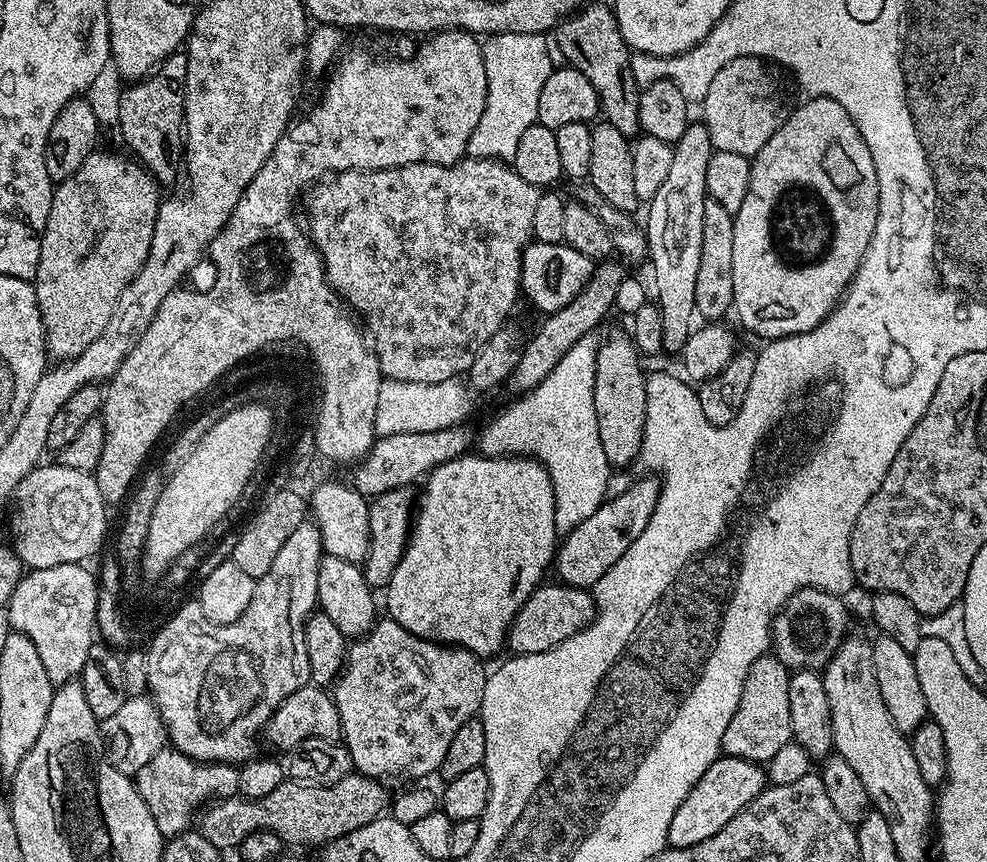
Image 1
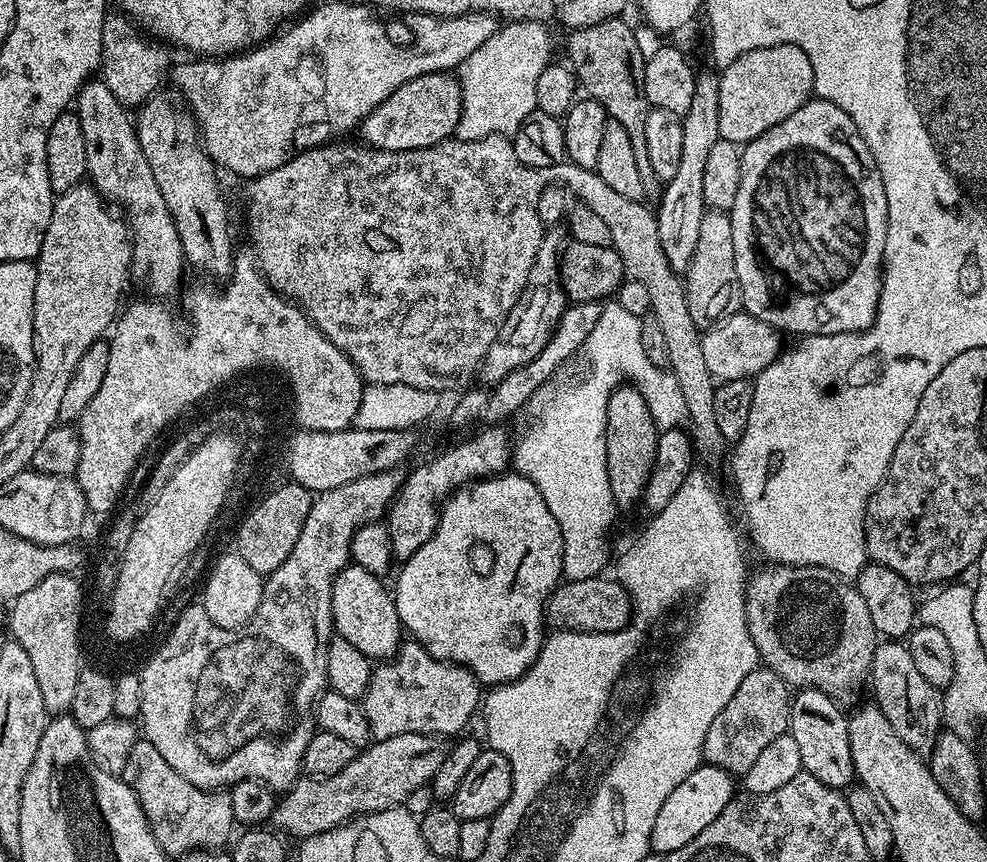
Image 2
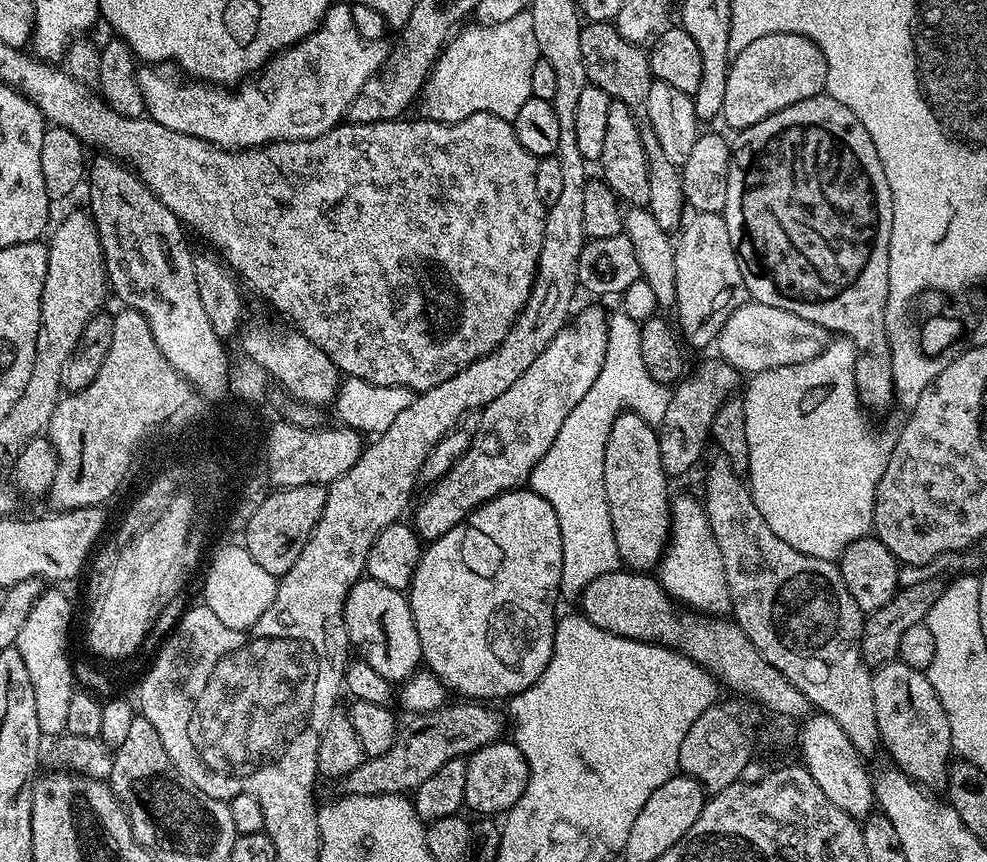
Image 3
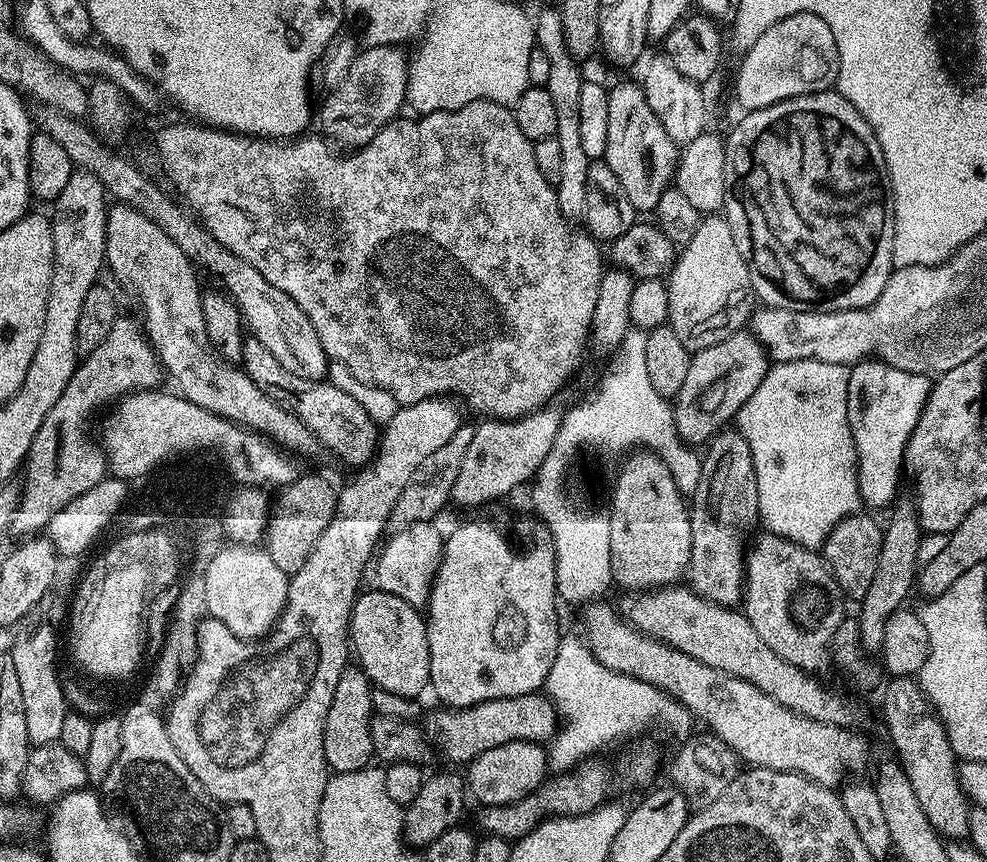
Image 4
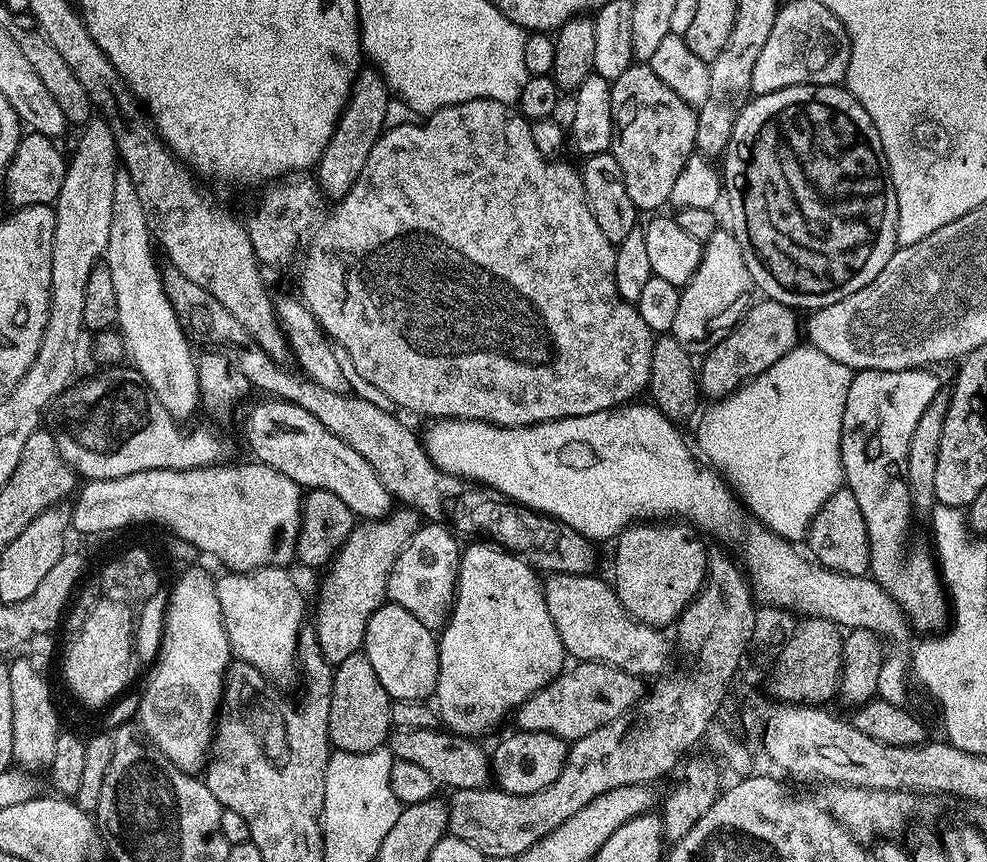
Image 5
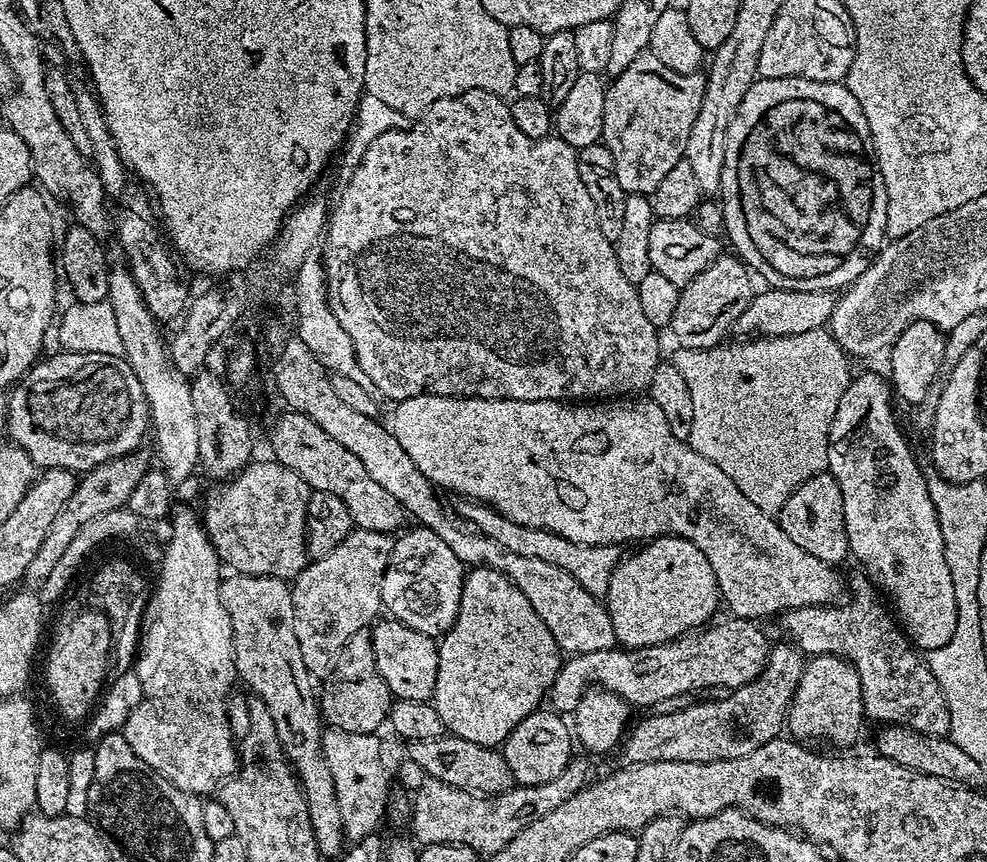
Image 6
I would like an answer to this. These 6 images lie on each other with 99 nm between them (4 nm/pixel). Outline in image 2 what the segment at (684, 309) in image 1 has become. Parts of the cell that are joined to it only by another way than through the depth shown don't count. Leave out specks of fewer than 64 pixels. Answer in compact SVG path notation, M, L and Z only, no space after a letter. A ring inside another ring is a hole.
M715 71L700 72L694 86L694 98L690 102L690 110L681 119L682 150L678 158L678 170L674 178L663 185L655 205L658 222L658 238L662 242L662 254L666 254L666 262L677 274L687 273L690 262L694 258L694 249L698 246L698 233L702 227L702 218L706 211L702 194L702 173L706 170L706 158L710 155L710 146L720 140L718 130L718 86L719 75Z

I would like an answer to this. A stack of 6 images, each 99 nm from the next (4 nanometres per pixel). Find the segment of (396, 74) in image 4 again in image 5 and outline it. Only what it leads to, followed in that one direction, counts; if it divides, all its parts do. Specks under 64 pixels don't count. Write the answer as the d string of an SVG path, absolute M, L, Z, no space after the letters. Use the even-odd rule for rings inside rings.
M368 66L356 73L352 92L340 111L334 134L322 154L320 163L314 169L314 179L321 193L343 194L352 189L354 182L362 174L362 166L366 166L366 158L370 158L370 150L375 146L376 139L385 131L384 115L388 112L388 100L390 101L389 90L375 67Z

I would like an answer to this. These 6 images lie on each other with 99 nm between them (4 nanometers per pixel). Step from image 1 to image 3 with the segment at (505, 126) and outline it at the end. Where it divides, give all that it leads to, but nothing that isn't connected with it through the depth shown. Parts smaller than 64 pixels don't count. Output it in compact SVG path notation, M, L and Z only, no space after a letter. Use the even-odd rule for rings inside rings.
M531 11L514 14L514 18L510 18L508 22L475 27L461 27L444 45L439 59L433 65L422 91L423 115L427 119L457 124L462 122L462 118L470 118L470 114L489 112L511 122L523 104L532 97L530 74L540 60L540 51L538 42L534 39L534 18Z

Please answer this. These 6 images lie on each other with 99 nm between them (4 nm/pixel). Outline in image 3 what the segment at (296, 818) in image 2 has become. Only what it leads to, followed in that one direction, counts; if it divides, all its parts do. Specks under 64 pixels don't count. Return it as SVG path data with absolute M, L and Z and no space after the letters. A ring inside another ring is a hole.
M456 702L449 703L443 708L433 712L421 712L413 715L408 725L401 727L396 733L396 740L386 750L386 754L373 756L365 759L358 770L354 770L350 775L344 777L342 781L343 791L347 795L354 794L397 794L411 793L434 770L442 770L446 762L467 758L482 746L495 744L501 739L500 732L506 728L506 720L503 715L499 716L495 712L495 707L484 702Z

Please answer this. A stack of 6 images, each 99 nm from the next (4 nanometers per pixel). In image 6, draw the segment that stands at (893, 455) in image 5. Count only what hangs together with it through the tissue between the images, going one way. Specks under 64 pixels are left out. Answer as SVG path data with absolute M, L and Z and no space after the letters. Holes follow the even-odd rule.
M864 372L849 379L828 431L827 471L831 472L842 490L849 553L868 567L867 575L877 589L883 590L886 596L888 591L889 598L896 603L894 612L904 635L917 649L930 653L938 650L938 646L946 646L946 642L954 638L954 626L958 626L958 606L954 606L954 582L950 579L950 566L946 566L942 526L930 498L928 482L921 465L916 465L908 449L907 438L896 425L892 400L894 392L889 381L885 377L883 380L876 372Z

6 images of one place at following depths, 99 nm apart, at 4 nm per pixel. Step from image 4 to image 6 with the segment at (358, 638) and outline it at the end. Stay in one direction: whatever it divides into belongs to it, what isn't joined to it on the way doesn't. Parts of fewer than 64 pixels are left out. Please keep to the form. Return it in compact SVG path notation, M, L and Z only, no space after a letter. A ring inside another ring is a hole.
M391 618L377 619L370 635L376 646L378 668L382 676L386 678L386 686L391 690L393 697L396 700L431 701L436 694L436 683L440 670L440 650L437 641L433 637L422 634L418 630Z

